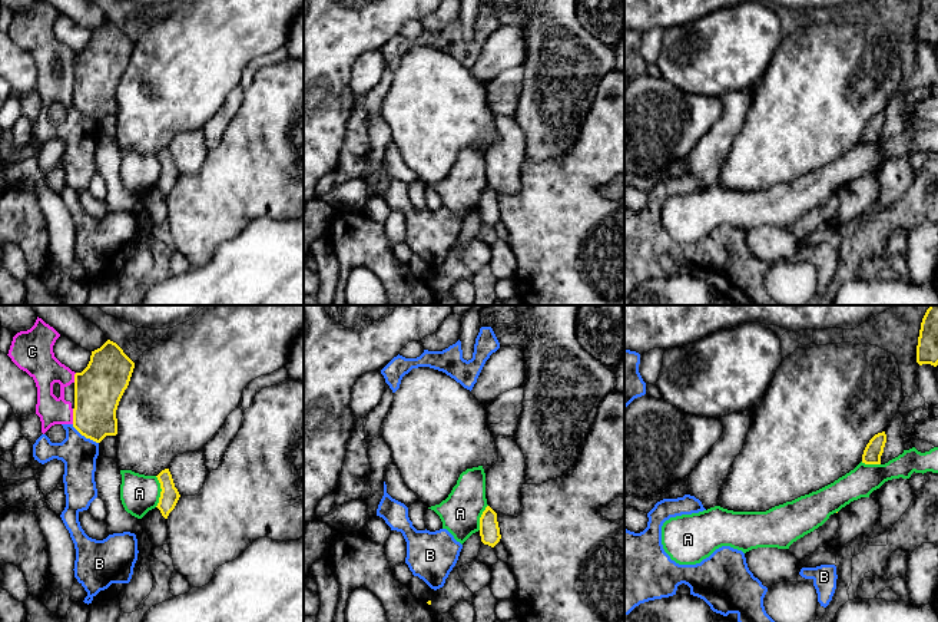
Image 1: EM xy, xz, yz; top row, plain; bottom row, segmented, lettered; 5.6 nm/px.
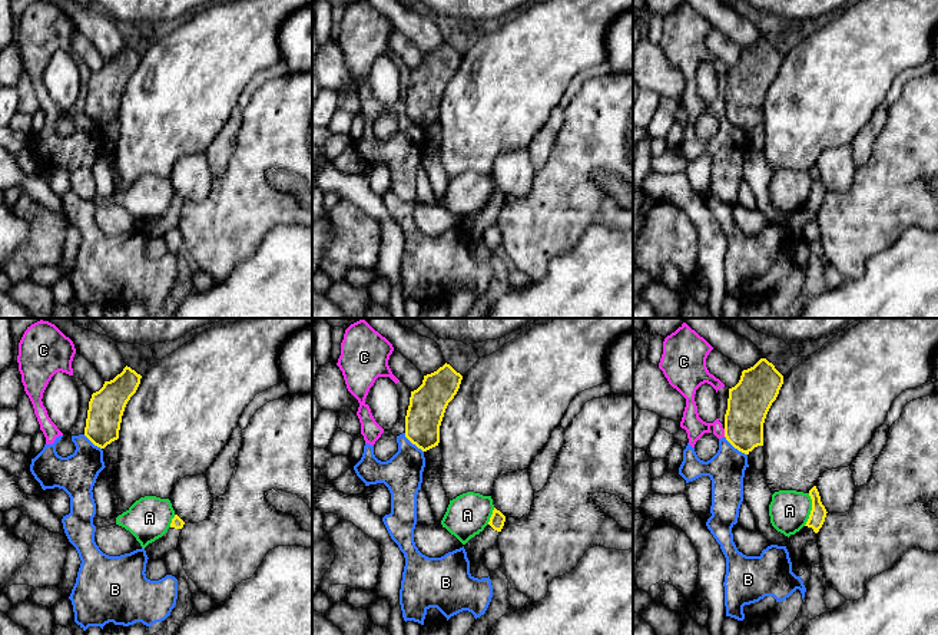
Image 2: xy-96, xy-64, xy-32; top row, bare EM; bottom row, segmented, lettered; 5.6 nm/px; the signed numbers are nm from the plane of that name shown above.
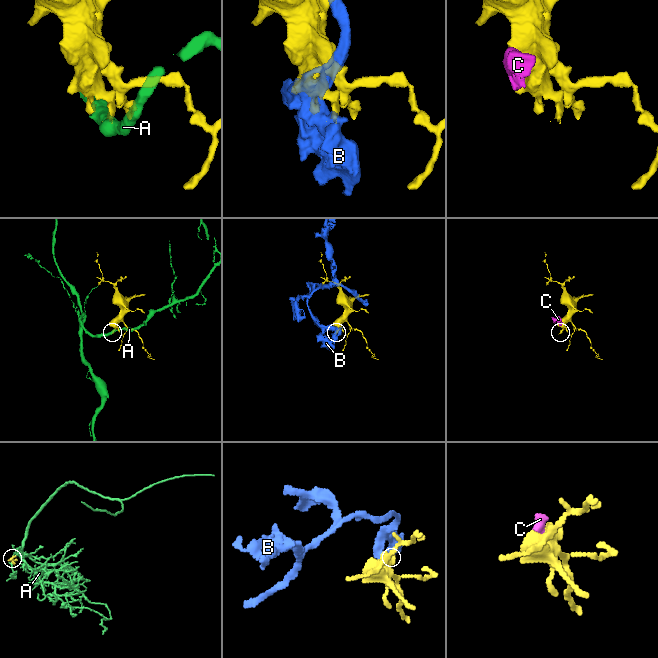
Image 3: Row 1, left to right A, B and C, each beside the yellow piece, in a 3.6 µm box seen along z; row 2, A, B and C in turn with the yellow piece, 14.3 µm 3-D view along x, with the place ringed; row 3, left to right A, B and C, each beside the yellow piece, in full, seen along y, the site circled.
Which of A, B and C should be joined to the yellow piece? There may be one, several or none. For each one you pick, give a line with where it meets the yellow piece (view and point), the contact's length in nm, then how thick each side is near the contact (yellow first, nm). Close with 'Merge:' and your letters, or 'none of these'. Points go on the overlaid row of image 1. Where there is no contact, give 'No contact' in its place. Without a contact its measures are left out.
Merge: none of these

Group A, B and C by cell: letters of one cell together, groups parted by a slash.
A / B C

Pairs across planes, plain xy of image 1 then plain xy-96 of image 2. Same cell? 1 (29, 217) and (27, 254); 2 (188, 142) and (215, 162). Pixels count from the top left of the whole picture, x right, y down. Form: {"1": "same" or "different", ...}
{"1": "same", "2": "different"}

